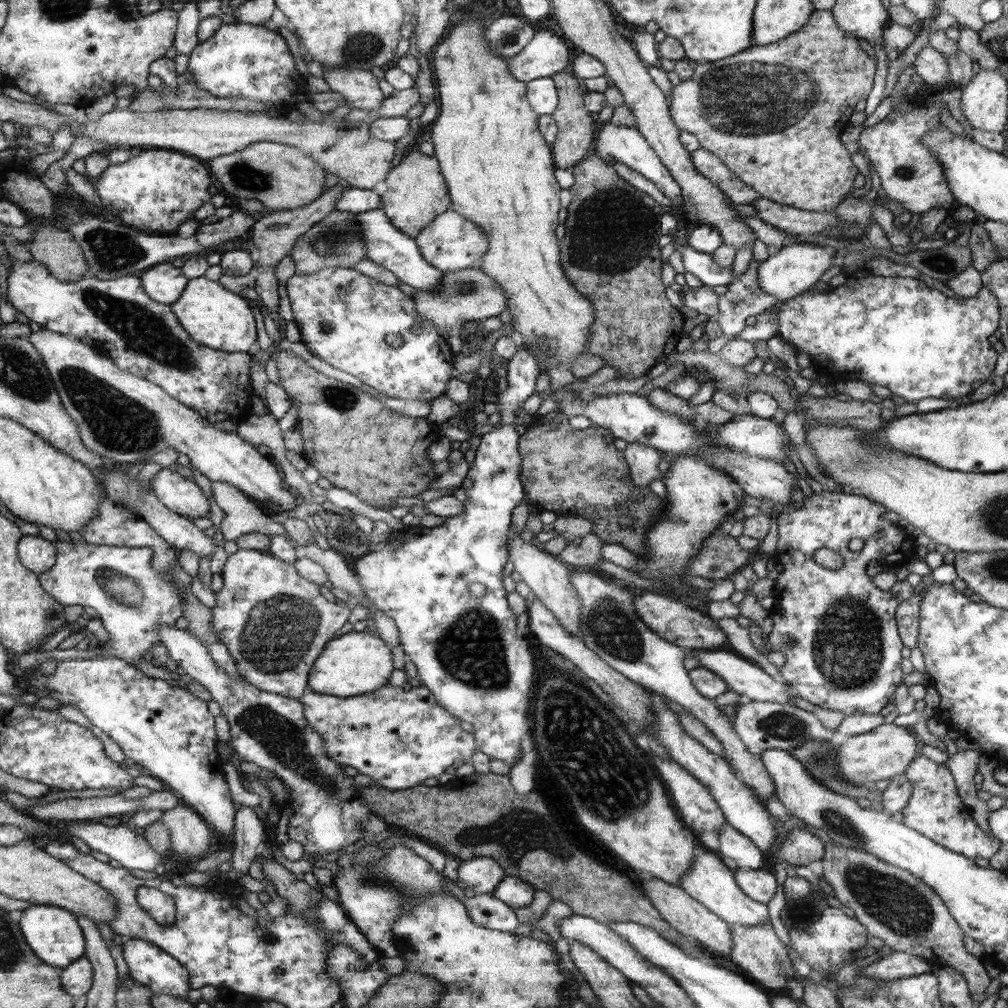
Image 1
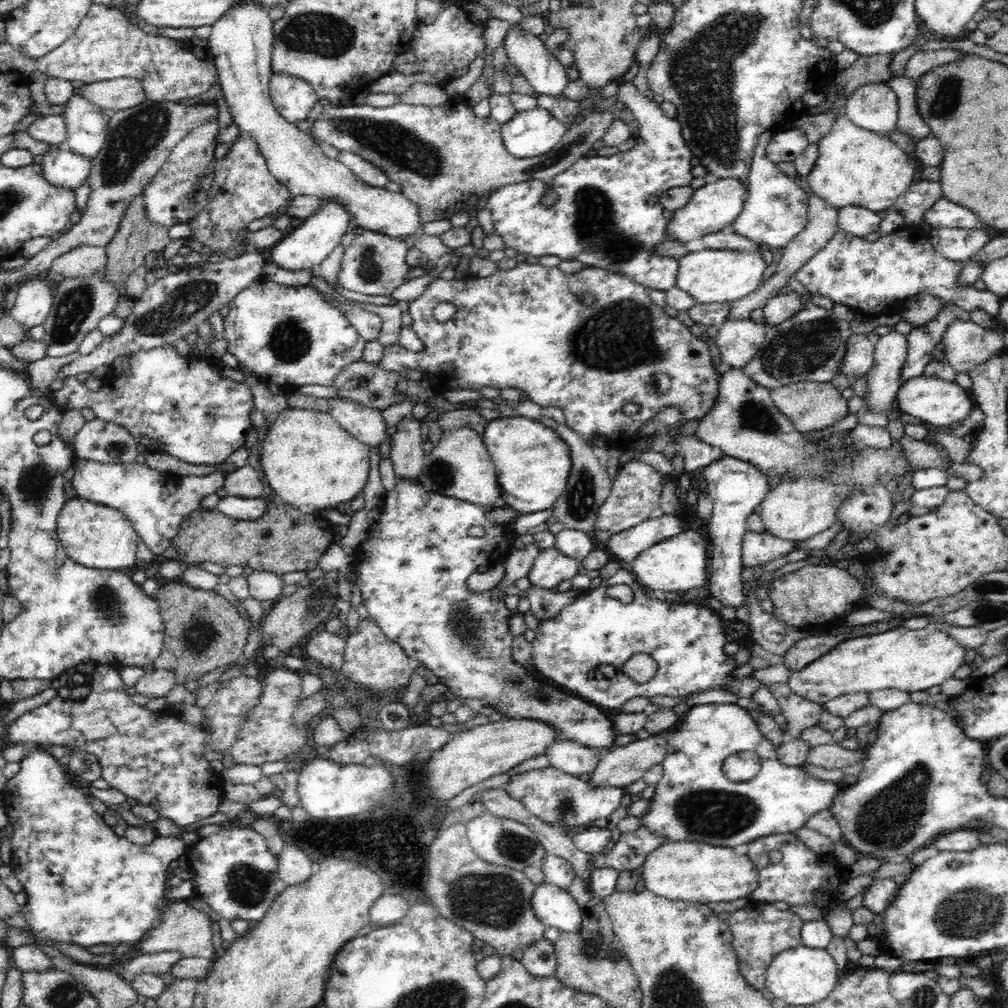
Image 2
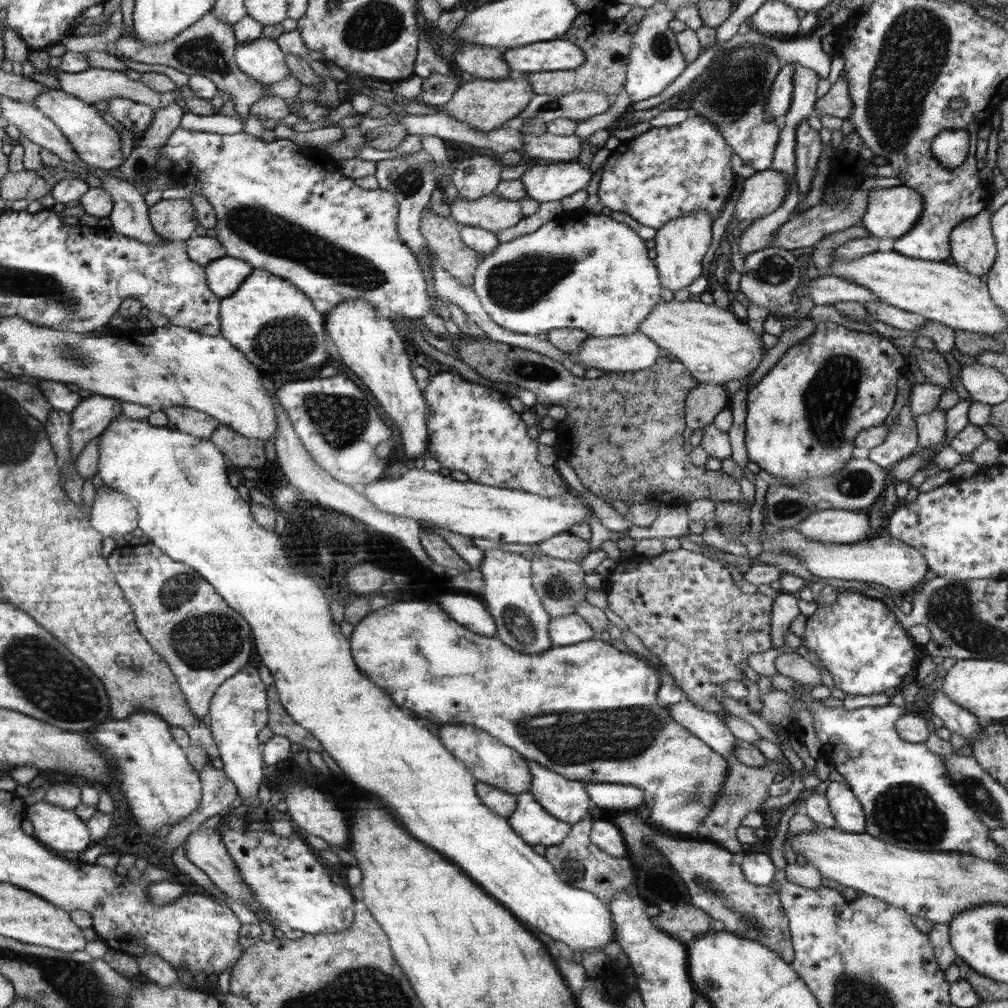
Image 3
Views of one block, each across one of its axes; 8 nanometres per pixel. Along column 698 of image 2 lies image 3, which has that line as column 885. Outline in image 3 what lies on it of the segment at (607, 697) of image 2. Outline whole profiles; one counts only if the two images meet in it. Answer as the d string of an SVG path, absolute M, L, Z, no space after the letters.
M839 592L836 602L820 605L807 617L804 641L832 673L835 686L846 694L868 696L888 688L902 690L916 681L914 660L920 660L920 644L916 646L904 632L901 621L874 598L862 594Z

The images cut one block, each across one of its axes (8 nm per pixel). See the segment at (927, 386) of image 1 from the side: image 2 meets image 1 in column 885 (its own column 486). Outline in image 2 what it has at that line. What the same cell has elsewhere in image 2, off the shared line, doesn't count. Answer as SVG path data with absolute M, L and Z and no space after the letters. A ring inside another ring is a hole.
M528 258L520 259L518 264L509 270L498 269L494 274L487 277L476 277L469 275L462 279L444 280L436 278L434 282L428 284L428 288L424 290L424 294L416 300L409 302L409 313L412 317L411 328L414 329L418 338L424 343L424 349L420 352L407 350L406 348L396 344L384 346L384 354L378 366L384 370L400 373L400 378L406 377L407 369L416 369L421 372L422 379L428 380L433 387L436 395L443 395L447 390L454 389L474 389L478 390L483 386L492 388L513 389L525 392L529 399L540 406L554 406L560 408L565 416L565 424L574 429L574 432L581 434L586 438L590 438L590 434L602 434L602 436L612 436L612 438L620 438L620 444L626 443L626 438L636 436L638 428L644 426L646 422L650 422L655 414L664 407L674 406L684 415L684 420L700 420L717 404L718 399L718 382L720 382L720 372L716 370L716 366L712 364L712 356L710 356L709 344L707 341L701 340L686 327L680 320L673 319L666 315L661 307L656 306L646 287L639 285L626 279L625 276L606 272L605 269L596 267L583 267L576 273L564 273L559 267L544 267L535 260ZM583 292L596 295L596 302L592 306L588 306L581 301ZM440 302L450 302L456 305L456 312L450 320L446 322L438 322L433 317L433 308ZM664 376L668 378L668 388L666 390L658 390L660 382L666 382ZM626 404L638 404L638 412L636 414L626 414L622 408Z

